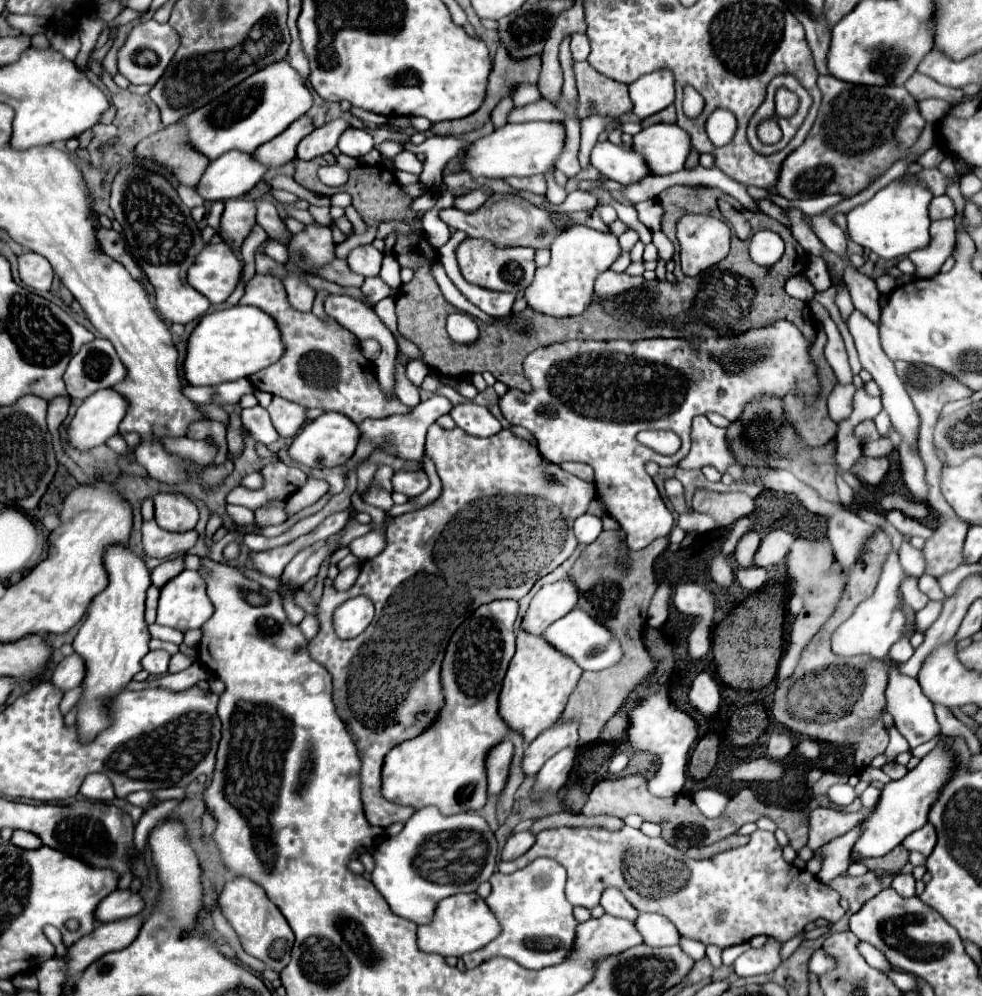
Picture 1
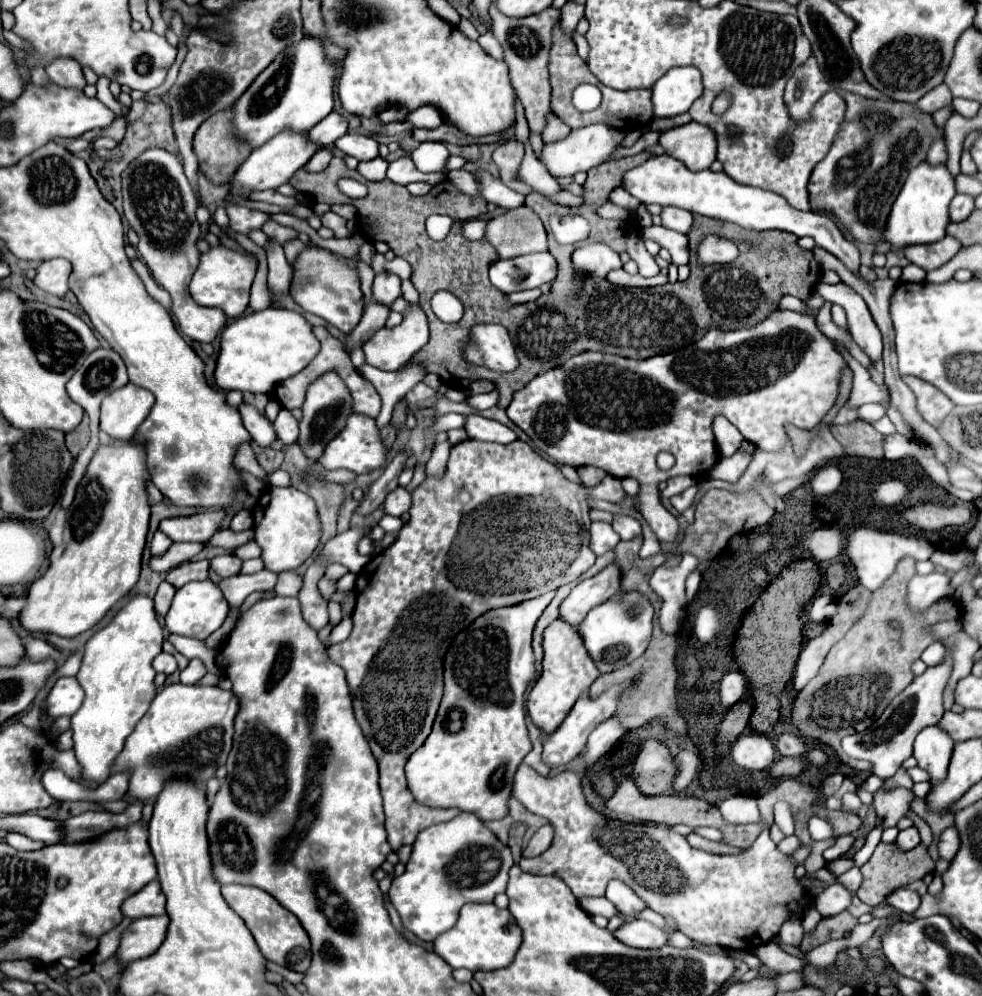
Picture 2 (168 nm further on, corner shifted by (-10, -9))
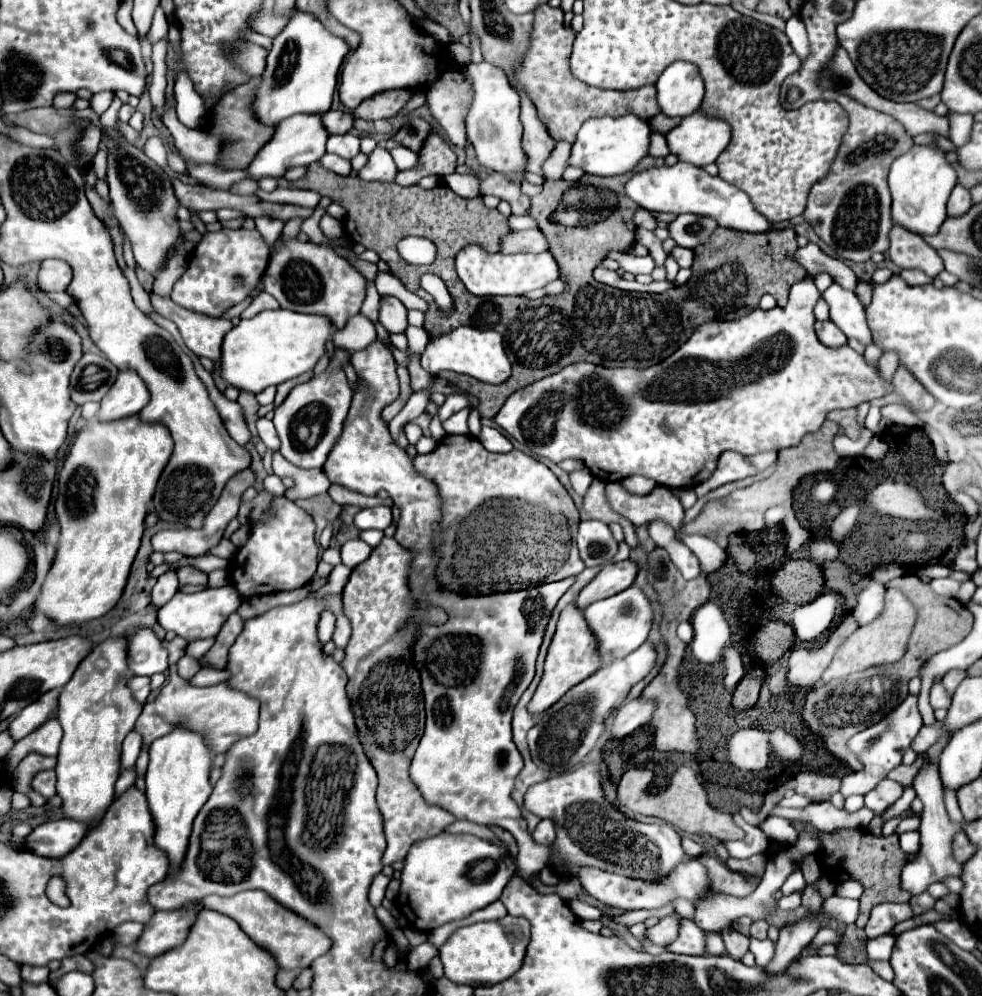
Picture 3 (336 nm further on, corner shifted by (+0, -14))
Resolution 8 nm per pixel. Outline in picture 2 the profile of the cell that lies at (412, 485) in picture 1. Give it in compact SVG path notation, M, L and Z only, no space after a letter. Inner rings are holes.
M402 486L392 490L382 504L382 510L388 516L402 516L404 512L408 512L408 508L410 508L410 492L404 490Z

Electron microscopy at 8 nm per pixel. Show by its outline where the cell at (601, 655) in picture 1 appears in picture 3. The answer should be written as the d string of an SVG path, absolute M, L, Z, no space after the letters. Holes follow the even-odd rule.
M630 585L628 589L620 591L618 595L600 599L600 601L592 603L590 607L586 607L584 619L596 639L598 657L604 667L604 665L612 663L614 659L622 659L622 657L630 655L646 641L650 625L652 625L652 609L650 609L650 603L644 597L644 593L636 585Z

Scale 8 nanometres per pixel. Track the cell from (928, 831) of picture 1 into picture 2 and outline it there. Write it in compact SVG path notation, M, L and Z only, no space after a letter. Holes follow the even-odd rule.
M952 826L952 828L946 828L940 836L940 844L938 844L938 852L942 858L946 860L952 860L956 856L956 852L960 850L960 834L958 830Z

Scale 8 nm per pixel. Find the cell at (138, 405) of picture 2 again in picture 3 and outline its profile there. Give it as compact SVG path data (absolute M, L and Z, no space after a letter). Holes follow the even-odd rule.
M120 371L114 387L100 401L98 421L116 421L140 413L150 401L144 381L134 371Z

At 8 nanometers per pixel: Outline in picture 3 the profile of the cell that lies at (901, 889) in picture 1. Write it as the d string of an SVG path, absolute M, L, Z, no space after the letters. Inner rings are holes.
M880 903L872 909L870 919L864 927L864 933L868 939L886 935L896 923L906 921L912 915L914 913L912 913L912 907L908 903Z

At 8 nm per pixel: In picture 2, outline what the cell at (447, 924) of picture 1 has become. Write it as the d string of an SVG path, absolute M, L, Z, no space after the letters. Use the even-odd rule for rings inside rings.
M466 904L460 912L458 922L434 942L434 952L444 958L452 968L476 970L498 970L512 964L522 944L522 932L516 918L508 910L500 910L494 904Z

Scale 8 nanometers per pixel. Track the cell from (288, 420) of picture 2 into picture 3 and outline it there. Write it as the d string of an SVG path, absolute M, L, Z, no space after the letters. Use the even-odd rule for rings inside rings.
M264 417L264 419L258 419L256 427L258 427L258 435L264 441L264 445L272 451L278 451L280 449L280 439L278 439L278 433L274 429L274 423Z

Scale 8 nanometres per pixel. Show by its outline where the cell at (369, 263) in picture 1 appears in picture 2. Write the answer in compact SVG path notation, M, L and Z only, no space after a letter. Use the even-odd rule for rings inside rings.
M376 274L372 292L374 292L376 302L384 302L384 306L392 306L394 300L402 296L400 278L396 278L392 274Z

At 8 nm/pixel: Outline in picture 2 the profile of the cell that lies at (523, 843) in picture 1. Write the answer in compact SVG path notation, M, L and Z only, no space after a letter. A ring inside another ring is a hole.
M544 824L528 842L526 850L524 850L524 856L532 858L532 856L538 856L542 854L550 844L552 844L552 838L554 838L554 830L552 830L552 824Z

